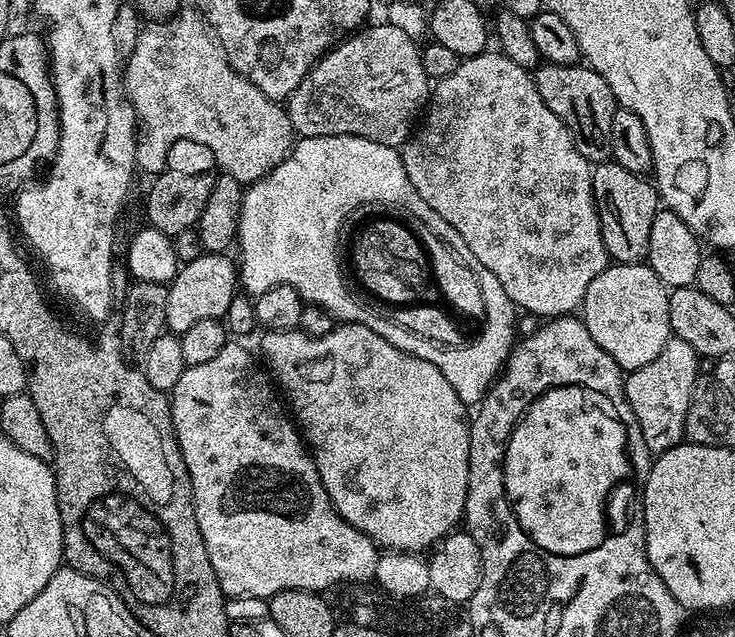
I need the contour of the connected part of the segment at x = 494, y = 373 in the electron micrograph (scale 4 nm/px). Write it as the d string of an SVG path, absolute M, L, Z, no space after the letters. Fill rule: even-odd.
M437 214L436 228L432 232L474 272L482 290L485 303L485 314L482 319L483 340L480 340L480 344L476 344L476 360L474 360L474 350L462 352L460 360L450 360L450 354L446 354L446 352L444 354L440 352L434 358L434 366L438 366L438 370L442 370L442 375L446 377L446 382L450 382L450 386L454 386L454 394L458 394L458 398L462 398L465 406L476 406L488 393L488 389L496 383L504 365L508 363L508 357L512 355L514 345L518 340L518 335L516 336L518 309L510 298L510 294L506 294L506 290L502 290L502 282L498 282L498 277L490 269L482 266L482 262L470 251L470 246L466 246L466 238L462 238L462 234L458 234L458 230L454 230L454 226L450 226L450 222L446 222L446 218L442 218L442 214Z

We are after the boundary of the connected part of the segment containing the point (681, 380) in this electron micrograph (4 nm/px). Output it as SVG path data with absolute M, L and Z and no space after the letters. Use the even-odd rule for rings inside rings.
M673 338L662 346L662 354L658 354L654 362L646 362L646 366L625 375L624 397L634 418L638 418L649 453L665 452L684 440L686 410L690 410L690 398L696 389L699 360L690 342Z

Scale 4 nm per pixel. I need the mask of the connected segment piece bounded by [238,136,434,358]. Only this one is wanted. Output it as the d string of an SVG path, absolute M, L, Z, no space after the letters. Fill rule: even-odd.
M305 136L297 139L287 158L245 191L238 233L238 249L244 259L244 265L241 263L238 268L239 279L253 297L276 284L294 286L305 302L328 313L333 321L366 326L374 330L374 334L388 338L390 346L398 346L398 350L414 358L420 358L420 352L432 354L434 348L424 344L418 334L406 330L406 326L393 324L390 327L388 320L379 320L380 316L372 316L368 308L360 308L360 304L340 288L340 272L336 272L336 256L332 256L332 244L342 244L340 227L355 208L363 204L393 204L396 208L405 208L408 216L415 218L420 213L420 199L422 194L414 190L406 174L404 157L397 149L361 136Z

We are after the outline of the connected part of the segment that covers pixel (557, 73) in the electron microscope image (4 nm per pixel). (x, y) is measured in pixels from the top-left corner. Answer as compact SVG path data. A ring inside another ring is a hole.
M547 62L537 67L533 80L543 102L566 124L578 152L593 165L607 163L612 157L611 127L618 105L606 80L584 64Z

